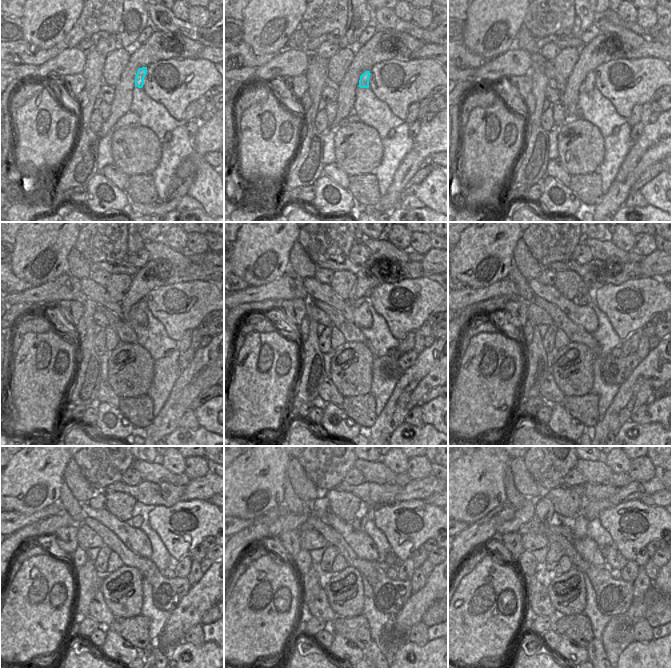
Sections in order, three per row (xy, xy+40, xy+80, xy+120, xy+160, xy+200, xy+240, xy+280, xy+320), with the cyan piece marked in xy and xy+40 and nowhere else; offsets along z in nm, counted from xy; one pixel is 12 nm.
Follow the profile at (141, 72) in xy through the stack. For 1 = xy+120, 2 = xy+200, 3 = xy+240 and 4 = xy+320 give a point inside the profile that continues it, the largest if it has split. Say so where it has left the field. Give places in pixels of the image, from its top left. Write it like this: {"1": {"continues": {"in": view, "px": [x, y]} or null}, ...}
{"1": {"continues": {"in": "xy+120", "px": [140, 316]}}, "2": {"continues": {"in": "xy+200", "px": [586, 317]}}, "3": {"continues": {"in": "xy+240", "px": [138, 543]}}, "4": {"continues": {"in": "xy+320", "px": [588, 549]}}}

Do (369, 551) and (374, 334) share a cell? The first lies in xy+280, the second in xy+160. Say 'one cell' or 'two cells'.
two cells

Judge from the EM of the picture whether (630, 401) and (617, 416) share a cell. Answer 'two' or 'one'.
one

